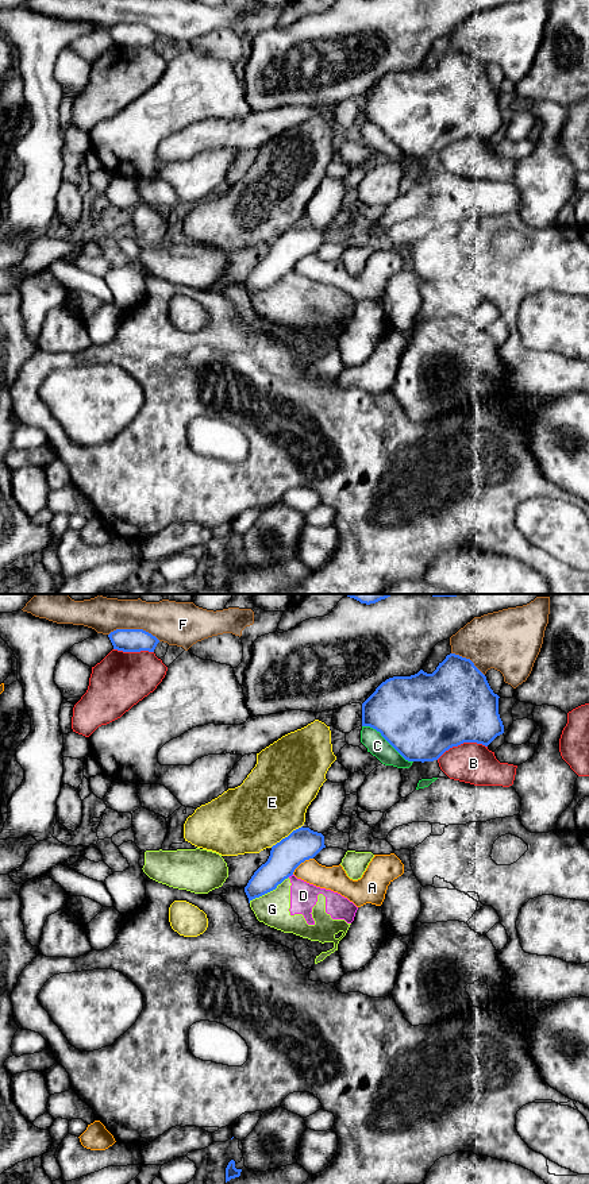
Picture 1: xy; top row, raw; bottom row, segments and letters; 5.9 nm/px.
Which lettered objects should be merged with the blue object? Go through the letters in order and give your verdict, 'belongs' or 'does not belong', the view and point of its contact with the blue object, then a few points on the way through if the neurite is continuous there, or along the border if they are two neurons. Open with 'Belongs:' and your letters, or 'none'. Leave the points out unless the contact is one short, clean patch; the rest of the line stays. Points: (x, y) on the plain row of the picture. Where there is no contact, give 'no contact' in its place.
Belongs: none
A: does not belong; meets blue in xy at (301, 257)
B: does not belong; meets blue in xy at (461, 138)
C: does not belong; meets blue in xy at (388, 137)
D: does not belong; meets blue in xy at (289, 270); border along xy (292, 269), (288, 272)
E: does not belong; meets blue in xy at (285, 232)
F: does not belong; meets blue in xy at (134, 24)
G: does not belong; meets blue in xy at (268, 286)

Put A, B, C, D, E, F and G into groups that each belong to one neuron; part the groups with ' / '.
A / B / C / D G / E / F

